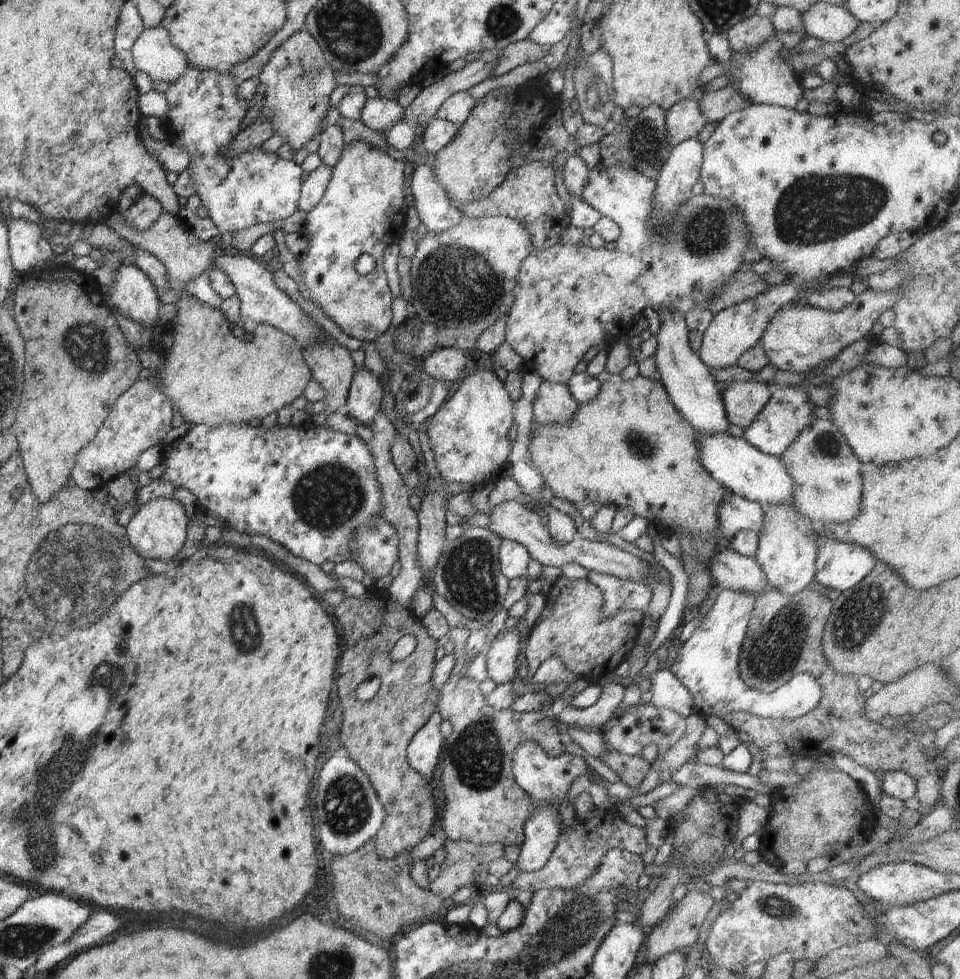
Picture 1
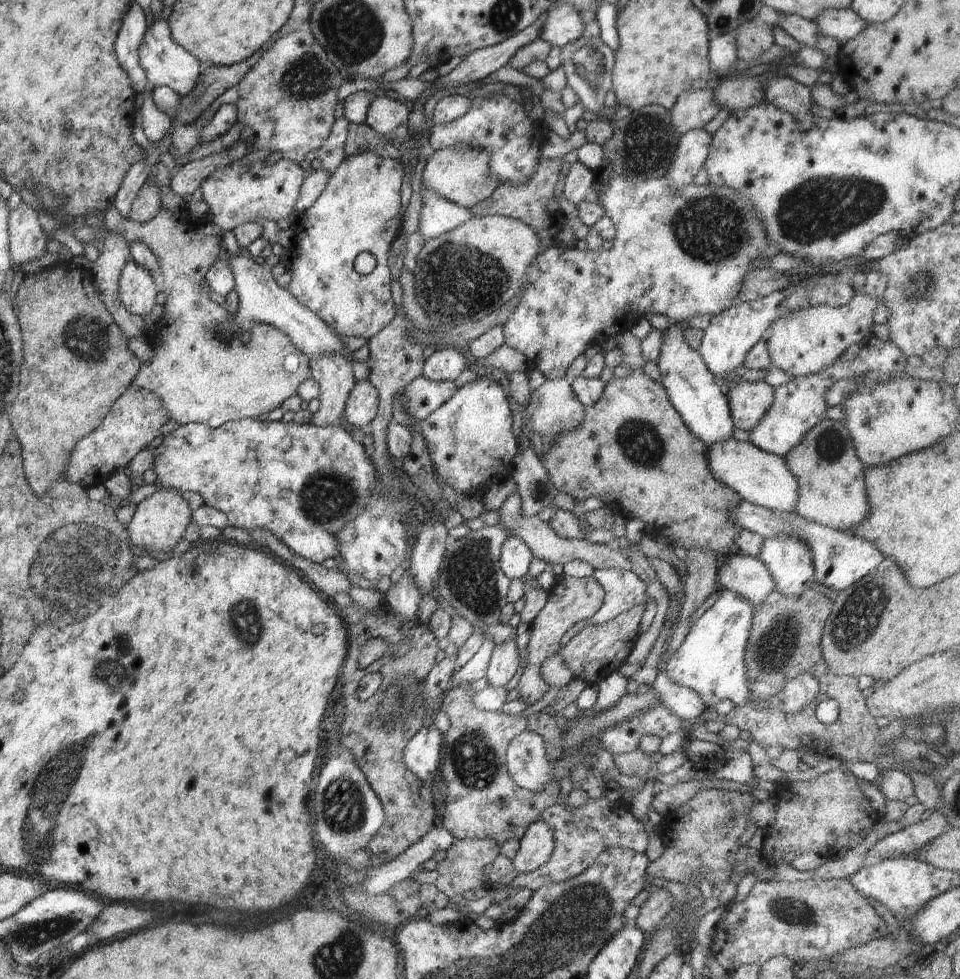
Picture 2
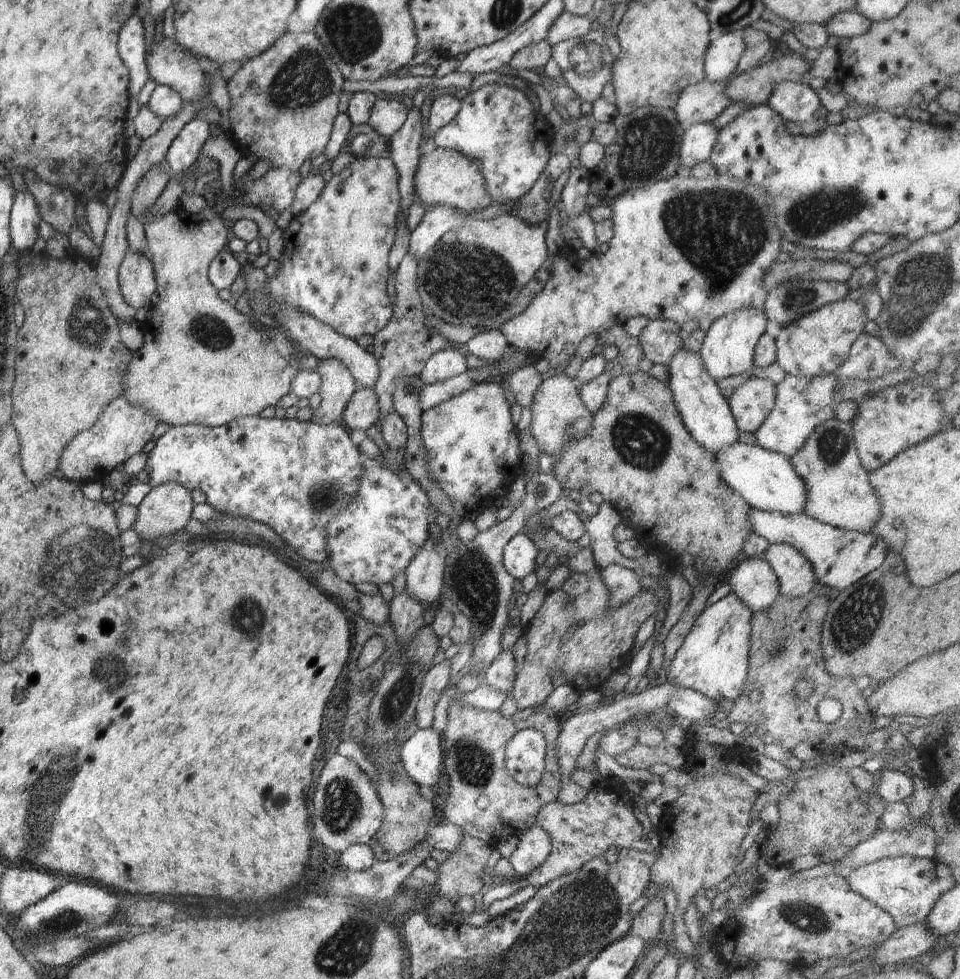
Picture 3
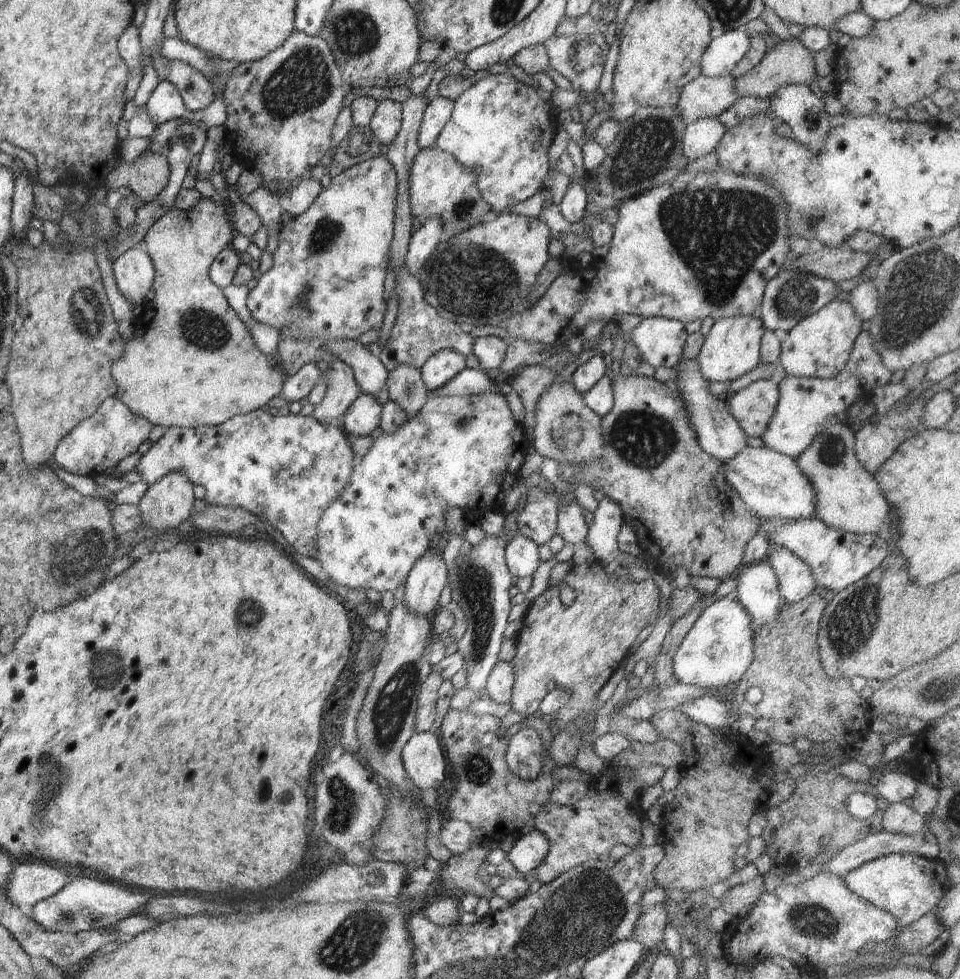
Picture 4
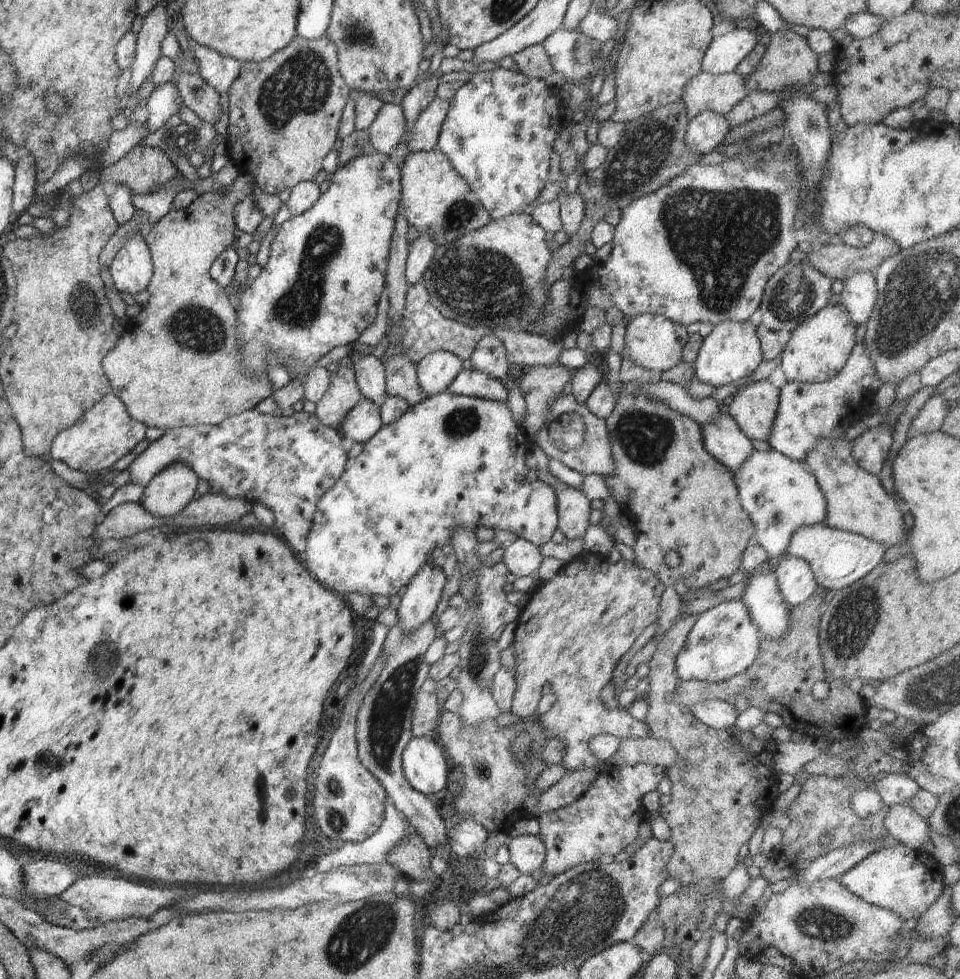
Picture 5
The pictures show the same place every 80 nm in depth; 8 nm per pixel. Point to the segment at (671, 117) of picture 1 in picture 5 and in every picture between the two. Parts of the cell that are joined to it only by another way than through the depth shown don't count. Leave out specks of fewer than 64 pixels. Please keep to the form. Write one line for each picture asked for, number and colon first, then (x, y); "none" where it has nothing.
2: (693, 110)
3: (701, 103)
4: (706, 97)
5: (705, 92)

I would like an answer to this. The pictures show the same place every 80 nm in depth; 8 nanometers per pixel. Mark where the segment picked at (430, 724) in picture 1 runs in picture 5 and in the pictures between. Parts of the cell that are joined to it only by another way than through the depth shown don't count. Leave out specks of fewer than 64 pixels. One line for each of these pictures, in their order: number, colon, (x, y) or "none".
2: (422, 754)
3: (421, 755)
4: (425, 764)
5: (425, 766)

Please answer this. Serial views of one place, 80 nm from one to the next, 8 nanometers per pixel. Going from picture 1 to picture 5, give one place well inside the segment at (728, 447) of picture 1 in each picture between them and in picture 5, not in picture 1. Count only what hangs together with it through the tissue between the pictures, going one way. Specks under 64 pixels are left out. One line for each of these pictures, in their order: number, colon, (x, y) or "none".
2: (759, 477)
3: (766, 480)
4: (771, 485)
5: (779, 495)

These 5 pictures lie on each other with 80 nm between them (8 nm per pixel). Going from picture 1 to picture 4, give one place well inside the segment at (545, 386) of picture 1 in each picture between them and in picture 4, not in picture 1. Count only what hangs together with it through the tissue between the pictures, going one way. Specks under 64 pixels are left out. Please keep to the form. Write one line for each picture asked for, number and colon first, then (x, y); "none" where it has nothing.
2: (553, 406)
3: (558, 414)
4: (566, 430)

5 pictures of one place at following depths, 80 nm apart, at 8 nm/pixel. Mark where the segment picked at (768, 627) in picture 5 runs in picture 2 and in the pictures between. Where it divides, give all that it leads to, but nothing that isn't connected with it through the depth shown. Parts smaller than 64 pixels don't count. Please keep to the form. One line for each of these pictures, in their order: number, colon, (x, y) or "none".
2: (745, 575)
3: (752, 579)
4: (758, 590)

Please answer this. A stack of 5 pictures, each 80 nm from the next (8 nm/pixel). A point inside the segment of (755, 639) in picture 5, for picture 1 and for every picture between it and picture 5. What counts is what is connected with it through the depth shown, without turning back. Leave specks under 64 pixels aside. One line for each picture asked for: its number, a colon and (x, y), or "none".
1: (707, 664)
2: (711, 661)
3: (713, 659)
4: (719, 649)

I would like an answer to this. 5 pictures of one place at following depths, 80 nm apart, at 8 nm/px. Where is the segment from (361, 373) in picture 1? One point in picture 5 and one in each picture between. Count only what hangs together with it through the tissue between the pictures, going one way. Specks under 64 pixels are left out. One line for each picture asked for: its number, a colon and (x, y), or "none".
2: (361, 407)
3: (361, 412)
4: (364, 415)
5: (363, 421)

